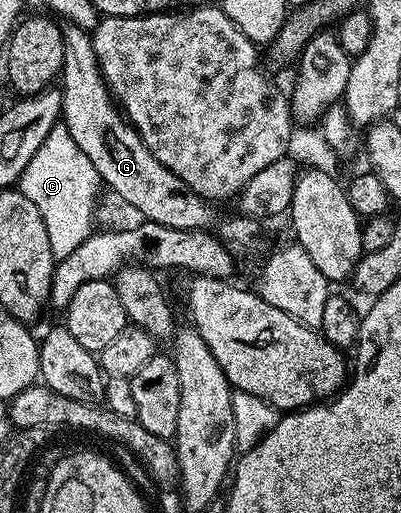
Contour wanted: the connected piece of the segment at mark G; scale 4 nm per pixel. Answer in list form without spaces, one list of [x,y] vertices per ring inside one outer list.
[[[67,25],[62,31],[64,40],[64,60],[62,61],[62,72],[60,75],[60,89],[62,91],[62,117],[61,121],[66,124],[68,132],[76,140],[81,151],[92,162],[96,172],[101,178],[101,185],[107,191],[116,192],[117,195],[133,205],[143,213],[145,221],[164,224],[170,230],[205,230],[214,218],[215,207],[205,198],[193,194],[186,189],[184,180],[176,176],[144,144],[144,140],[134,130],[131,122],[126,120],[125,114],[116,105],[114,95],[110,93],[110,87],[102,78],[100,64],[96,60],[93,37],[87,31],[78,26]]]

